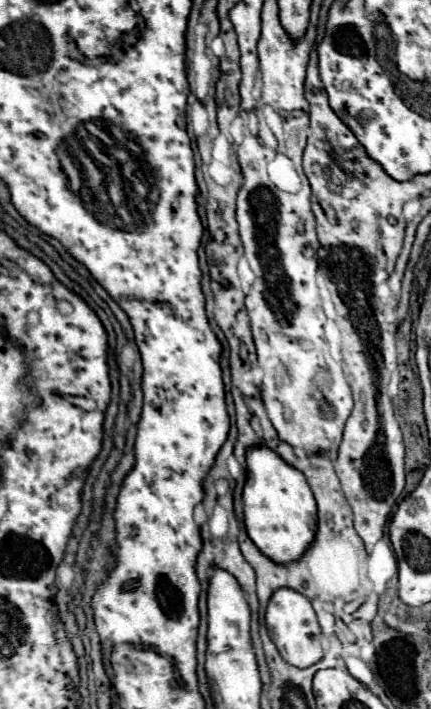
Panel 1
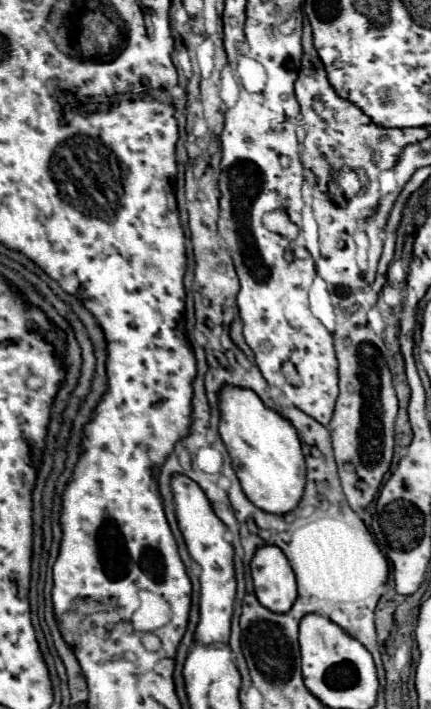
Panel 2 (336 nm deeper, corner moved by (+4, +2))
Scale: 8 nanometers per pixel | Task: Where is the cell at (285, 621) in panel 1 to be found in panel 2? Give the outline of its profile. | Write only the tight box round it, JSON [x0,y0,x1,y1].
[251,545,297,613]

